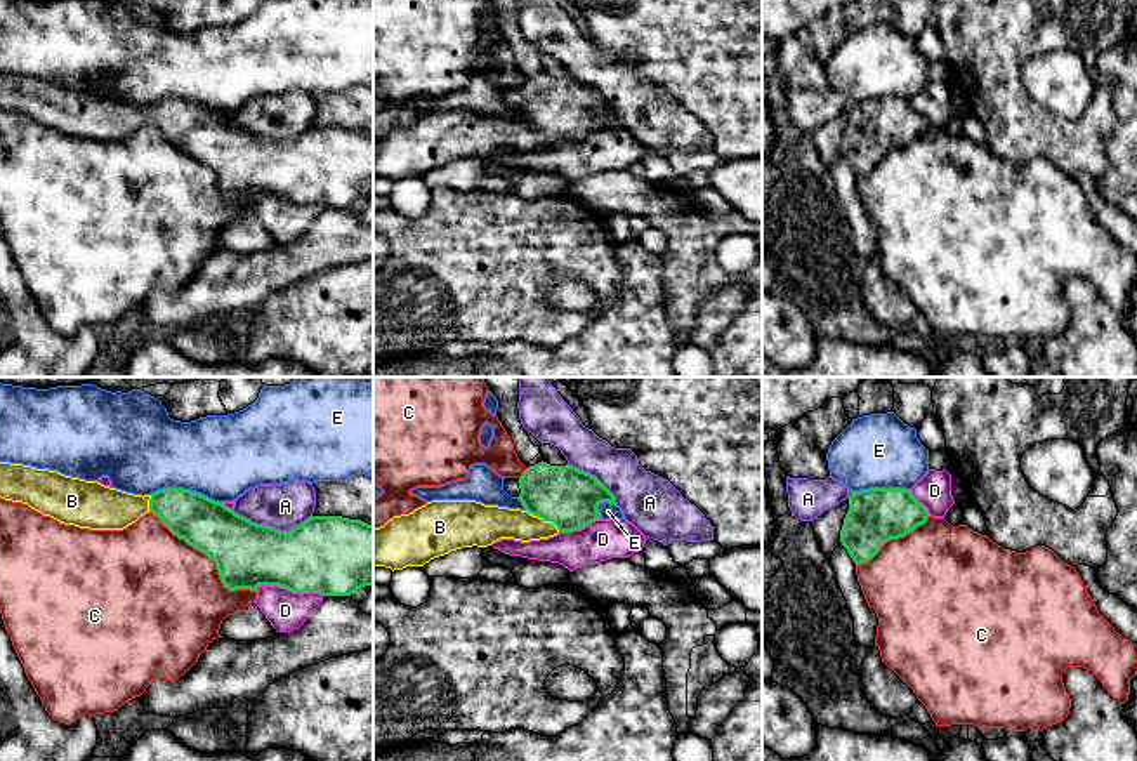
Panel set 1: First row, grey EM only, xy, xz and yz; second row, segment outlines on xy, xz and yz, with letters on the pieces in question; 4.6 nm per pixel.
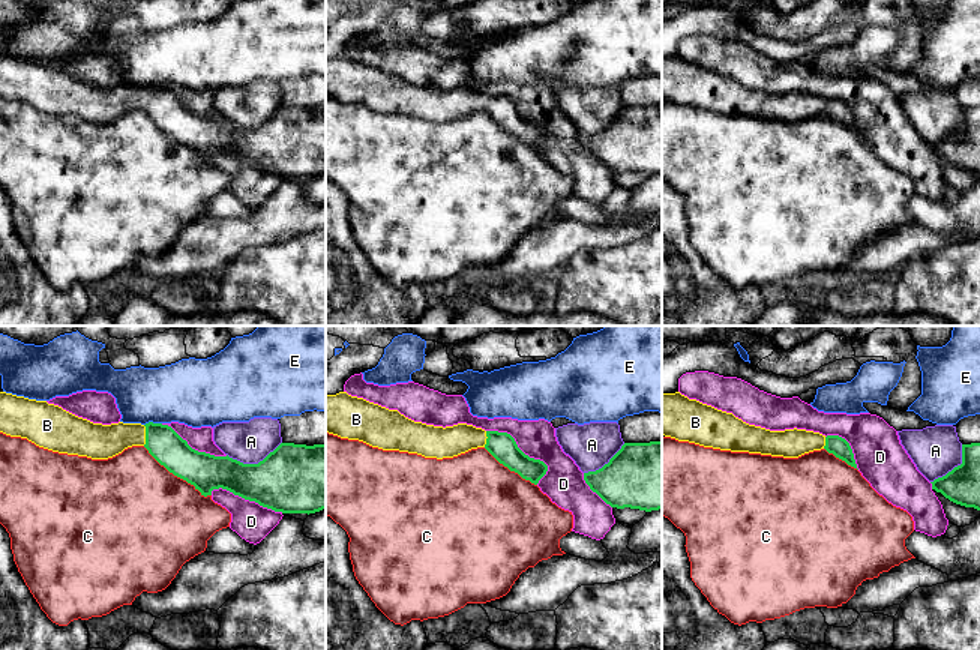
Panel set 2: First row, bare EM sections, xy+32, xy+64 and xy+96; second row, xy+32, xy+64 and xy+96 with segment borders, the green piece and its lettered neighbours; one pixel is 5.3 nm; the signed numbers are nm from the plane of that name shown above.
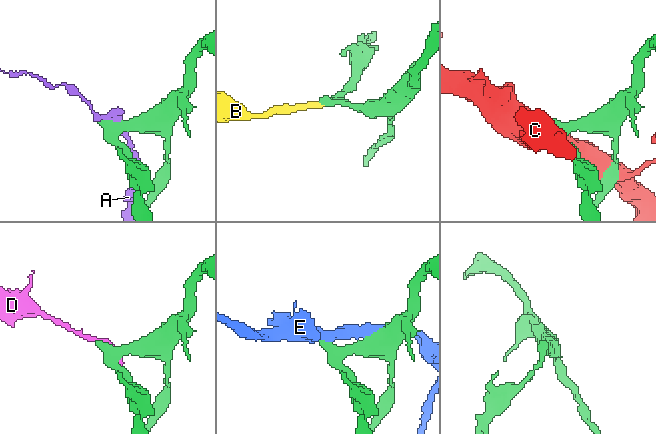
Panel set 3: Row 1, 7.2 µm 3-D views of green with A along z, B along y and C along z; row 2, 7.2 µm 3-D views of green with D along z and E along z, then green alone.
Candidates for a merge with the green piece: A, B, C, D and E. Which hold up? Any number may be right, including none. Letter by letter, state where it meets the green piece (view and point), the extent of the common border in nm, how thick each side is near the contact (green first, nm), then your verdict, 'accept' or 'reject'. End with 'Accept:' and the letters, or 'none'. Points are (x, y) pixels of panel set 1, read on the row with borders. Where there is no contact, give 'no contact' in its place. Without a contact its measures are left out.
A: meets green in xy at (271, 527); contact 380 nm long; 340 nm thick on the green side, 220 nm on the other; reject
B: meets green in xz at (544, 520); contact 190 nm long; 280 nm thick on the green side, 170 nm on the other; accept
C: meets green in xy at (209, 556); contact 600 nm long; 300 nm thick on the green side, 480 nm on the other; reject
D: meets green in xy at (290, 589); contact 320 nm long; 360 nm thick on the green side, 180 nm on the other; reject
E: meets green in xy at (186, 490); contact 340 nm long; 240 nm thick on the green side, 380 nm on the other; reject
Accept: B

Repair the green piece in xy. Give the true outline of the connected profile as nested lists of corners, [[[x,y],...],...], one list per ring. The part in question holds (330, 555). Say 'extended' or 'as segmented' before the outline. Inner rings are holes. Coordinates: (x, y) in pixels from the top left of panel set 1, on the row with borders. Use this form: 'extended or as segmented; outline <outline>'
extended; outline [[[0,462],[0,497],[28,504],[64,525],[90,530],[123,530],[146,513],[153,513],[179,539],[215,561],[229,591],[278,586],[292,592],[351,596],[373,586],[373,525],[342,516],[311,516],[290,532],[257,525],[201,493],[163,488],[151,495],[134,495],[97,481],[64,476],[57,471]]]

